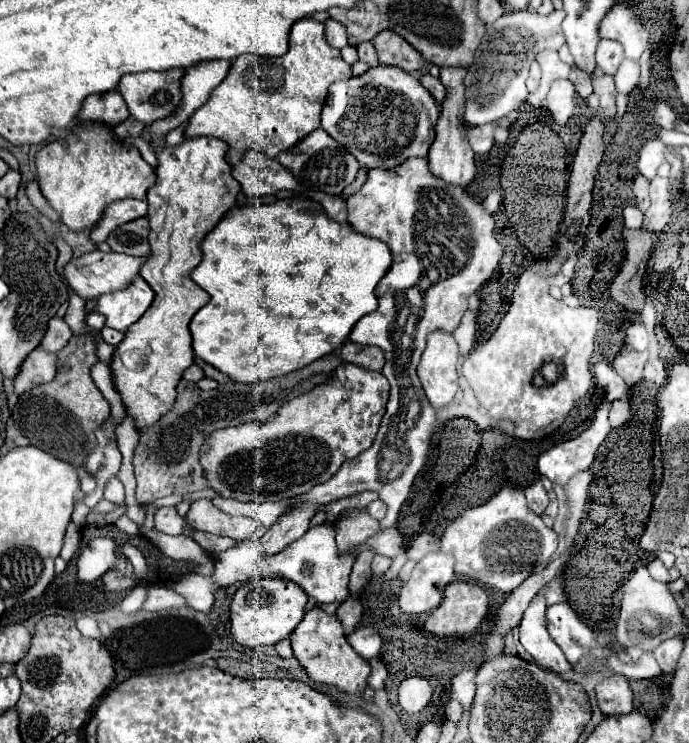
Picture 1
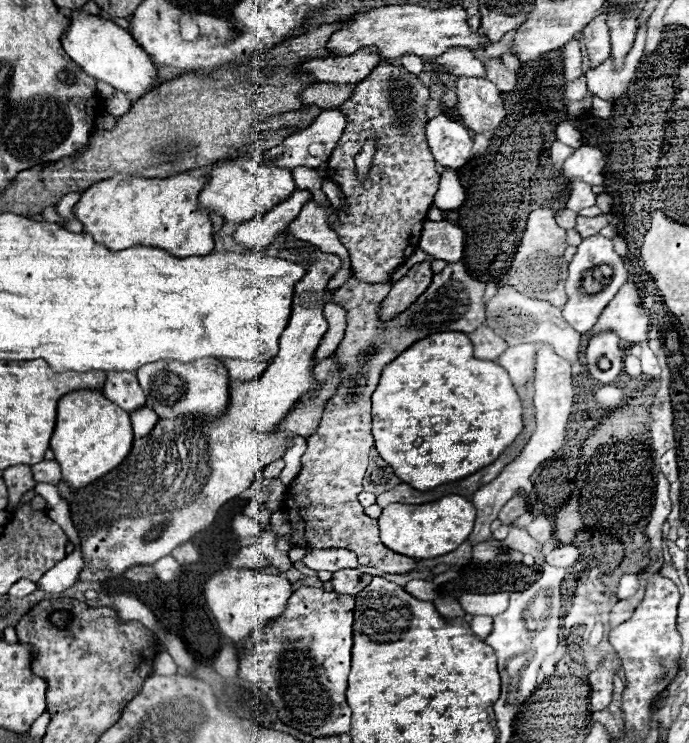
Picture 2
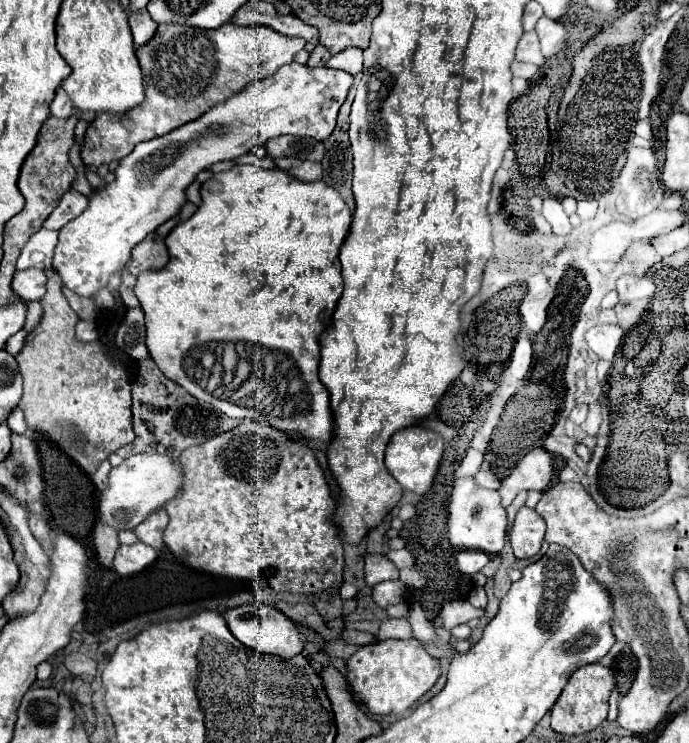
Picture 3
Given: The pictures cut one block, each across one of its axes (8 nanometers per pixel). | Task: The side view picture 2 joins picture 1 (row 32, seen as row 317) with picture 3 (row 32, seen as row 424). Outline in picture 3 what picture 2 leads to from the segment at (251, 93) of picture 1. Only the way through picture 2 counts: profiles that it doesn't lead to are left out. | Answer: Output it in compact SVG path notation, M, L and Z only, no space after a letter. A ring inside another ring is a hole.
M232 22L222 24L216 30L202 30L186 24L160 24L156 34L144 44L136 48L136 56L144 74L144 102L140 102L134 110L126 114L96 114L88 124L84 134L84 144L80 156L86 166L100 166L112 160L120 160L132 152L138 142L146 142L158 136L172 132L174 128L200 118L208 108L224 102L232 94L240 92L250 82L272 76L280 66L294 60L294 54L302 50L306 40L282 36L266 26L236 26Z

